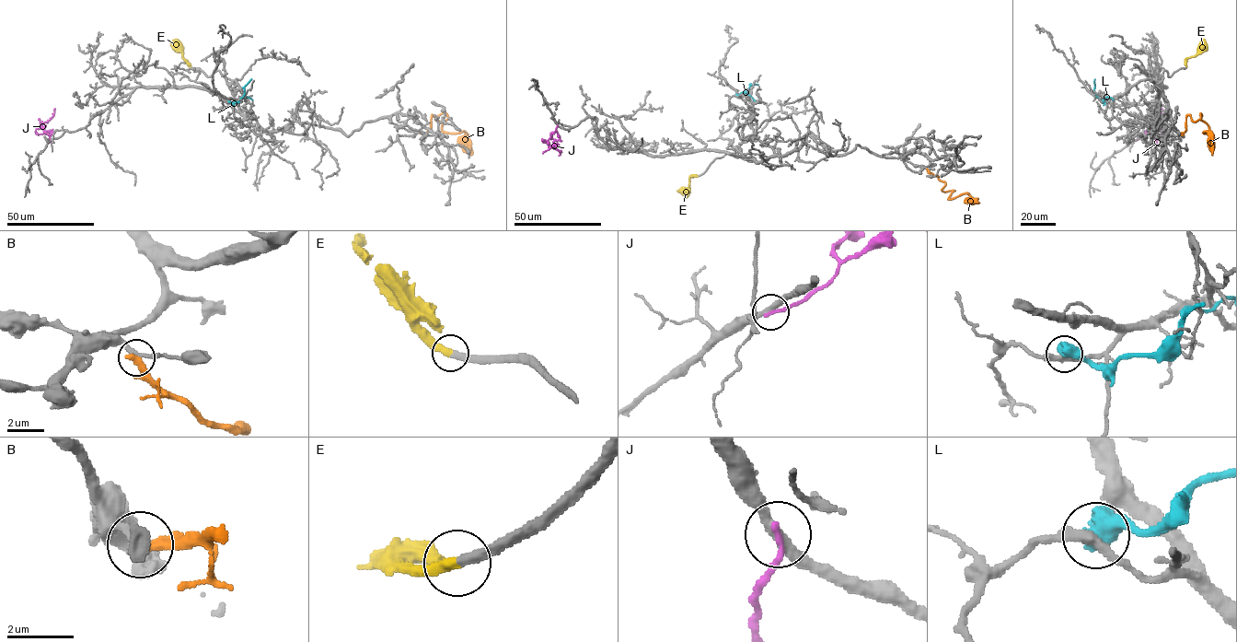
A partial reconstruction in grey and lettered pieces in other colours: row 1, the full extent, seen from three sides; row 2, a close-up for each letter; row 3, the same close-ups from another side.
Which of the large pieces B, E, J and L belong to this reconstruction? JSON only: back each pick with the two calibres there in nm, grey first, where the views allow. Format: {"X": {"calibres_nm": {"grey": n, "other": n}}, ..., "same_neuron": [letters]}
{"E": {"calibres_nm": {"grey": 340, "other": 400}}, "same_neuron": ["E"]}

